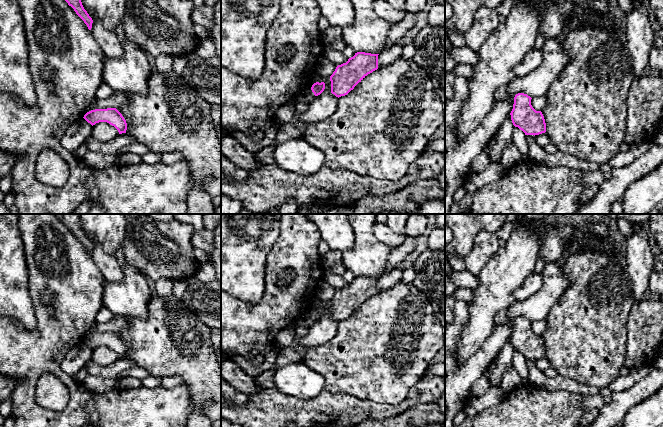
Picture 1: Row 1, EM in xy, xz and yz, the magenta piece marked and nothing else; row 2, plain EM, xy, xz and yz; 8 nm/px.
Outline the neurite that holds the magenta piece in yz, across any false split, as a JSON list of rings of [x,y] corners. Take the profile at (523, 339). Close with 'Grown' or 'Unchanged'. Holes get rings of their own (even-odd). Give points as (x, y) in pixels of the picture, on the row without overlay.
[[[516,318],[510,339],[515,351],[522,354],[525,359],[535,360],[546,356],[546,347],[542,336],[532,331],[531,323],[527,318]]]. Unchanged

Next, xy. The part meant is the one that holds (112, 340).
[[[116,332],[91,334],[83,342],[92,350],[99,346],[107,346],[114,350],[119,358],[126,357],[127,354],[126,344]]]. Unchanged

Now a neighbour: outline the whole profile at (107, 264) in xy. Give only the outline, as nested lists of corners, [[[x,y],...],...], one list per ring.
[[[93,245],[91,255],[105,281],[120,283],[123,280],[122,267],[115,256],[106,253],[100,245]]]

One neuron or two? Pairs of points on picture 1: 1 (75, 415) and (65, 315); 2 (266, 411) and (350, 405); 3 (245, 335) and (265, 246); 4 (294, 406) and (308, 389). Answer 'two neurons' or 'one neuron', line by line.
1: one neuron
2: one neuron
3: two neurons
4: two neurons

